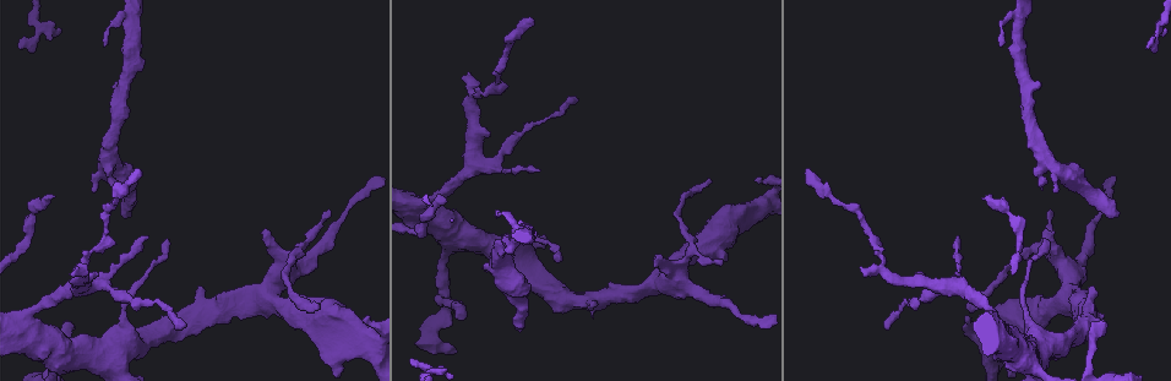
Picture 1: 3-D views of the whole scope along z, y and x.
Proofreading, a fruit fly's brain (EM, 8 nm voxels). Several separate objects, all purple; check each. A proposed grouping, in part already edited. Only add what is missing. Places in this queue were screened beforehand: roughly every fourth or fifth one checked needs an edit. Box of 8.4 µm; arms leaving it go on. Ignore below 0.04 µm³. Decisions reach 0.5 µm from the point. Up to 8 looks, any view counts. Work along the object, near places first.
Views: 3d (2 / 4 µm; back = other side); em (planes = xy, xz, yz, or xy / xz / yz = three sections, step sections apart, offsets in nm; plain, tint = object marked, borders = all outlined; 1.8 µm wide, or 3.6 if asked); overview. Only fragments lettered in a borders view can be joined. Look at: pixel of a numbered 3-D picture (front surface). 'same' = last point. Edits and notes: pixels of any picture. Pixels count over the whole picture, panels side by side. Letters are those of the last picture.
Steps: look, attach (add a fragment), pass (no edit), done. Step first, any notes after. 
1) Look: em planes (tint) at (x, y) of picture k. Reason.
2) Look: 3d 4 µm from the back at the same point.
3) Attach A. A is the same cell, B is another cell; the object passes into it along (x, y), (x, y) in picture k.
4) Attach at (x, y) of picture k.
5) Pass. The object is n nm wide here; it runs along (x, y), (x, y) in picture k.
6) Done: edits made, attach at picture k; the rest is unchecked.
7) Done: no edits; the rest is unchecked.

Look: 3d 4 µm from the back at (520, 332) of picture 1. Branch stops here.

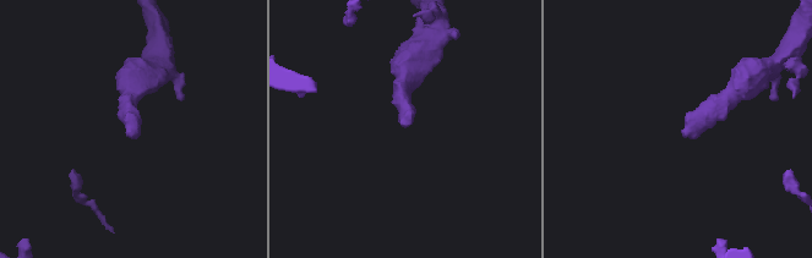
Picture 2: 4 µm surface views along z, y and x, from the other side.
Look: em 3.6 µm planes (tint) at (406, 123) of picture 2. Shape alone is not enough.

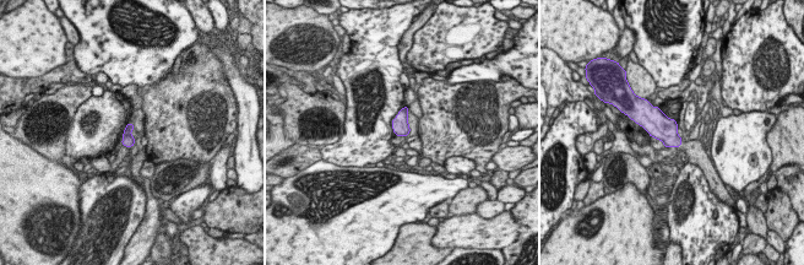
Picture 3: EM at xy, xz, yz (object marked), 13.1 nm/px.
Look: em 3.6 µm planes (borders) at the same point. What lies round it.

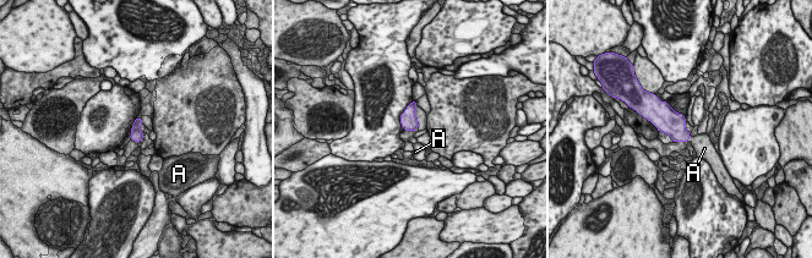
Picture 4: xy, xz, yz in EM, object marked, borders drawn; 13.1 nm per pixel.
Attach A. The object is 160 nm wide here; the longest contact is with A, 100 nm; A is the same cell; the neuron continues.

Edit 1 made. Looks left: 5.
Look: overview. See it whole again.

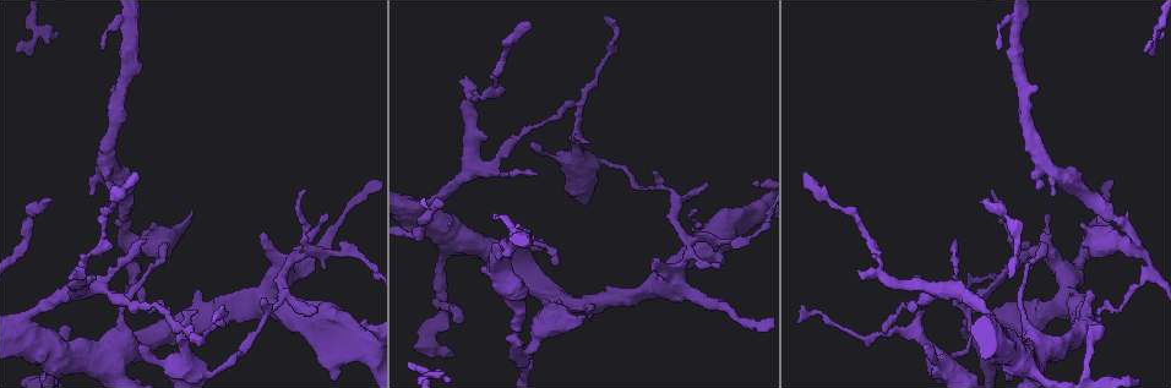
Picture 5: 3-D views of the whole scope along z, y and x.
Look: em yz step 8 (borders) at (653, 259) of picture 5. Free end.

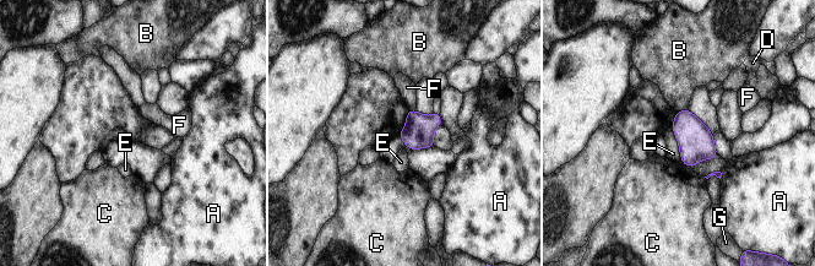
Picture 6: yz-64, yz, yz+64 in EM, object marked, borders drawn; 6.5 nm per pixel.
Look: em planes (borders) at the same point.

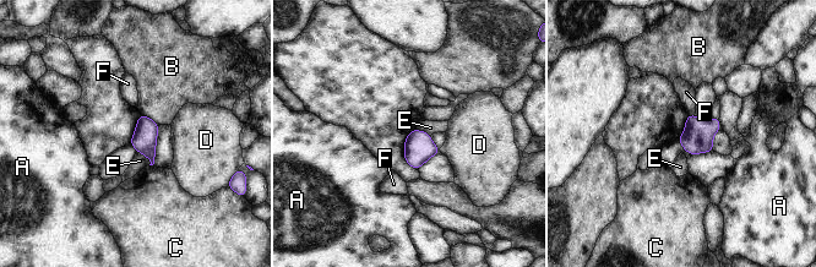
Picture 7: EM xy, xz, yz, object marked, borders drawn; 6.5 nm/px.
Pass. A, B, C, D, E and F are other cells; a border runs along (136, 151), (140, 151), (151, 163) in picture 7; no lettered fragment goes on from it.

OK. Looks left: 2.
Look: em xy step 4 (tint) at (194, 311) of picture 5. Branch stops here.

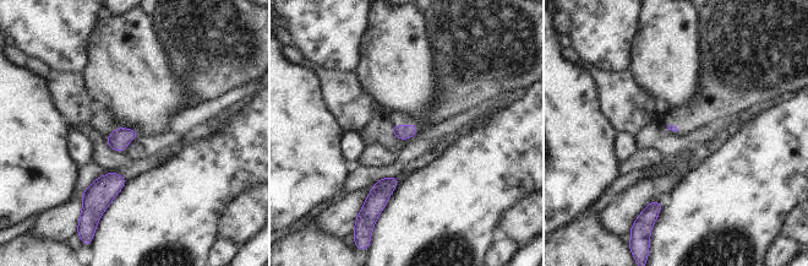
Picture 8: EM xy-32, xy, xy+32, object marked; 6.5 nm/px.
Look: em planes (borders) at the same point. Another direction.

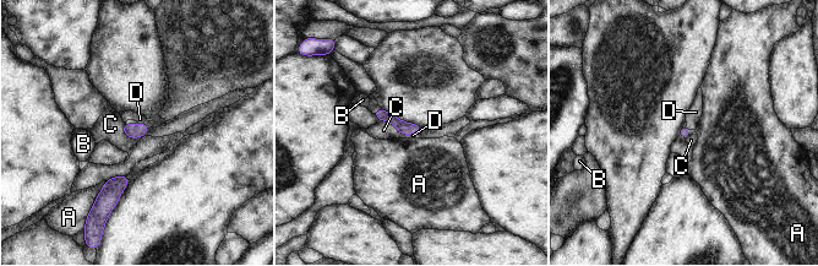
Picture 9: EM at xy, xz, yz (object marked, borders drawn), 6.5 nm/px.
Attach D. D is the same cell, A, B and C are other cells; the object passes into it along (132, 131), (142, 123), (127, 115) in picture 9; it goes on there.

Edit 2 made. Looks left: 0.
Done: edits made, attach at picture 4, attach at picture 9; the rest is unchecked.

